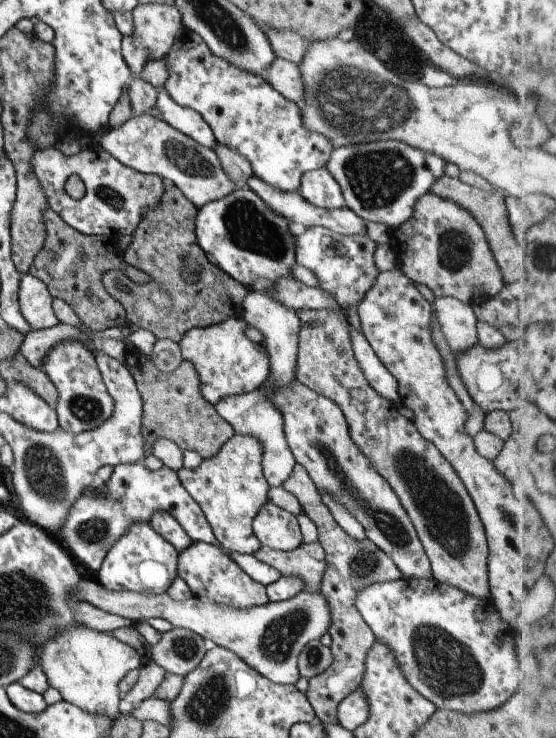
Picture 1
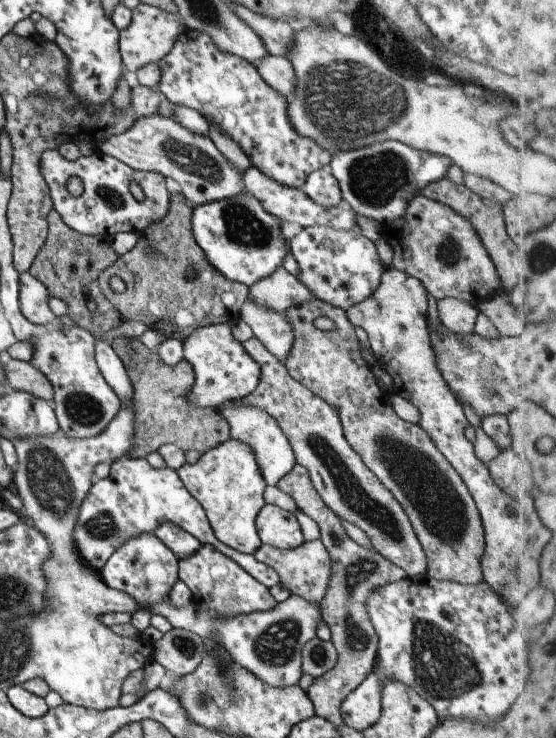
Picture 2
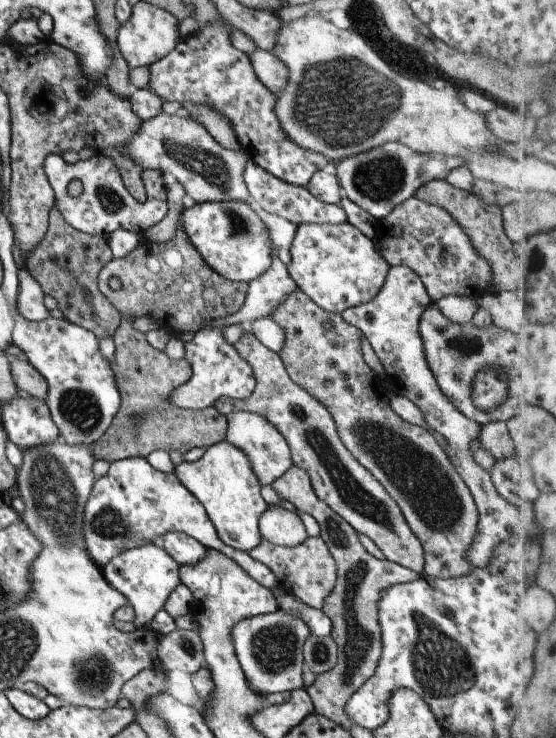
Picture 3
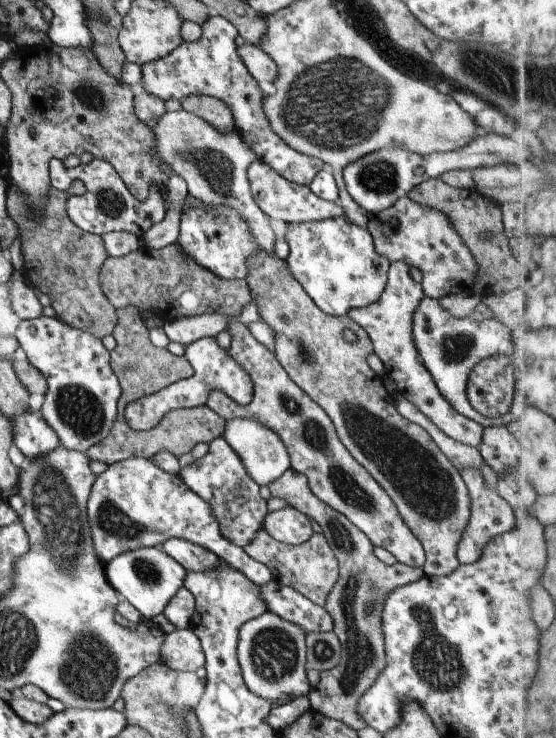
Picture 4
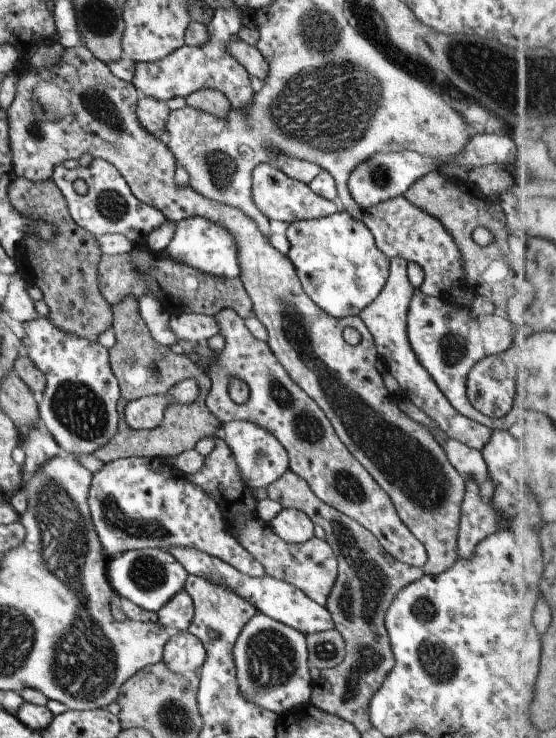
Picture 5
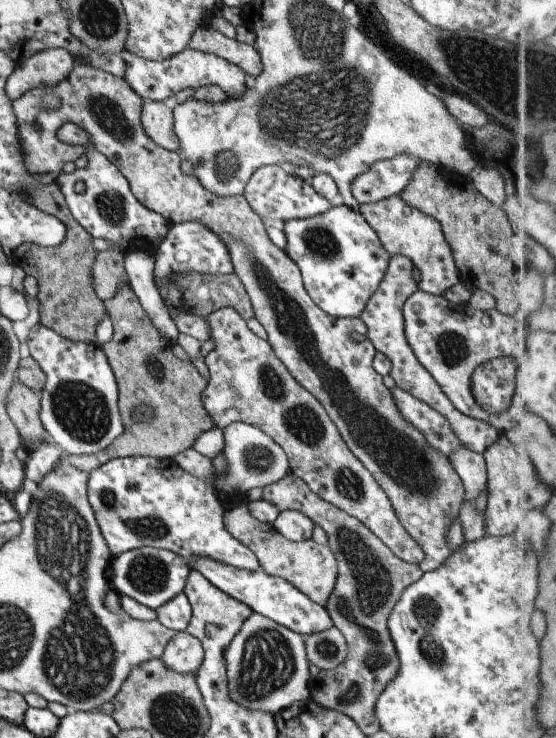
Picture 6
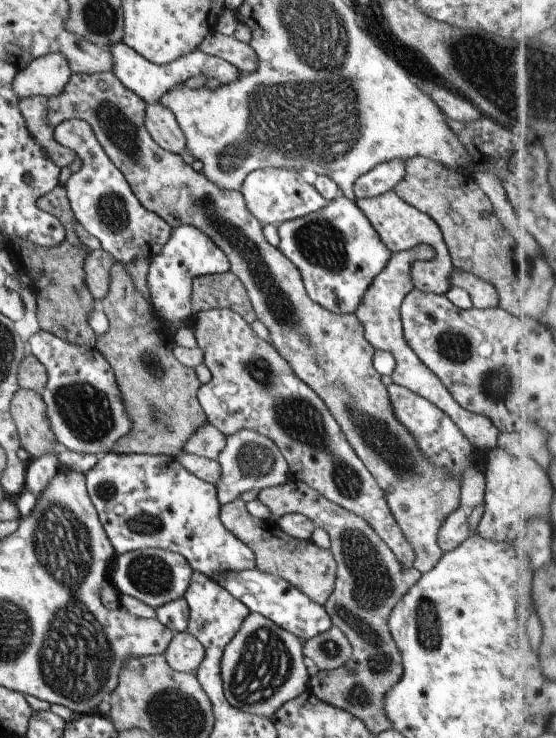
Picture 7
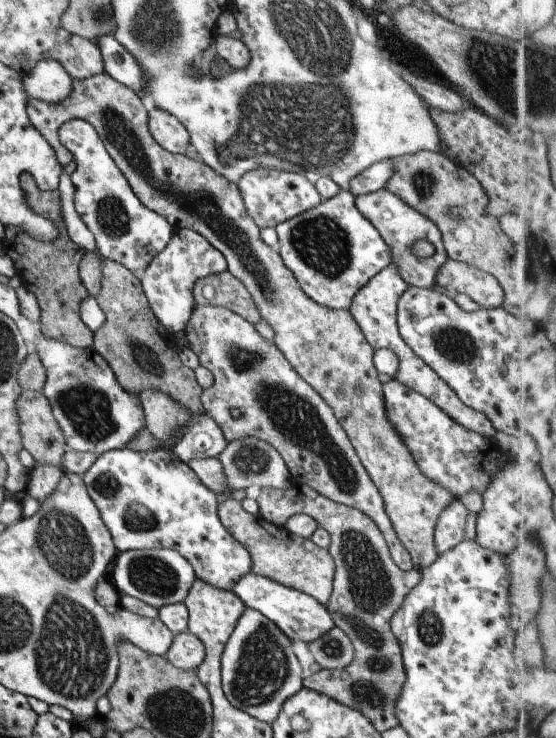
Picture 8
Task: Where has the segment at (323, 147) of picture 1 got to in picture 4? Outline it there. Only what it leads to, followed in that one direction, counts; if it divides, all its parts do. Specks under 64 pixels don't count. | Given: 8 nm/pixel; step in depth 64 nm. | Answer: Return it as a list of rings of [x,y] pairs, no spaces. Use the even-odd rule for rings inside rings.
[[[221,15],[209,16],[200,24],[202,33],[192,43],[182,43],[169,54],[154,61],[140,62],[140,84],[143,90],[159,100],[182,100],[190,94],[206,94],[222,100],[232,114],[234,126],[244,136],[244,142],[256,154],[257,160],[275,169],[289,182],[308,185],[321,170],[320,160],[290,149],[270,128],[261,106],[264,94],[247,72],[236,52],[236,26]]]

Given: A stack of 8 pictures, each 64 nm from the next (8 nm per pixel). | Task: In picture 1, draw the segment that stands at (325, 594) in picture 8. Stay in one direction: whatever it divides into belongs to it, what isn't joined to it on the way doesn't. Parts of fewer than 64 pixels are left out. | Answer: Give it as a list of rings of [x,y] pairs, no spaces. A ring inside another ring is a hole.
[[[316,542],[301,543],[290,551],[282,551],[261,545],[253,554],[259,562],[268,564],[281,577],[295,577],[302,582],[302,588],[309,594],[317,593],[326,562],[324,550]]]

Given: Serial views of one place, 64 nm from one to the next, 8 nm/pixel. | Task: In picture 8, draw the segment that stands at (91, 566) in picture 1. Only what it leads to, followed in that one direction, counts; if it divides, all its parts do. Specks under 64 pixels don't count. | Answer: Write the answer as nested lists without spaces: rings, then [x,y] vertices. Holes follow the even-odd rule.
[[[123,447],[105,451],[81,478],[89,498],[109,531],[117,553],[133,549],[174,550],[192,566],[197,579],[224,591],[231,591],[234,582],[250,572],[251,559],[246,548],[229,536],[218,519],[215,495],[201,484],[197,475],[175,457],[171,450],[134,451]]]

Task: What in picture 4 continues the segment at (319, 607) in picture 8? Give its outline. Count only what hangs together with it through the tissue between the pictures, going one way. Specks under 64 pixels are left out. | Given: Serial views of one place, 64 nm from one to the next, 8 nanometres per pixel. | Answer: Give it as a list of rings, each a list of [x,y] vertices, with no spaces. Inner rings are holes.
[[[170,538],[159,544],[159,548],[173,558],[186,572],[214,571],[219,564],[223,563],[213,553],[183,539]],[[269,579],[257,587],[258,597],[267,612],[298,626],[304,633],[324,633],[332,630],[332,618],[322,606],[317,606],[293,587]]]

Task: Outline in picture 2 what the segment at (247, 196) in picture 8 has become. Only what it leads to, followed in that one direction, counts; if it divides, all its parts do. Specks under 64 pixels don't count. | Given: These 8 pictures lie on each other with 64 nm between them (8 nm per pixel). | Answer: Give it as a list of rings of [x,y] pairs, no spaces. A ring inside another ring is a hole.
[[[249,165],[242,173],[243,184],[245,190],[253,198],[261,203],[261,208],[268,212],[271,216],[278,219],[287,220],[287,222],[295,222],[299,226],[305,228],[313,225],[331,227],[333,230],[347,230],[356,226],[354,214],[347,208],[346,205],[324,207],[316,202],[313,202],[308,196],[303,194],[301,189],[291,188],[278,182],[272,178],[265,176],[260,170],[257,170],[253,165]]]

